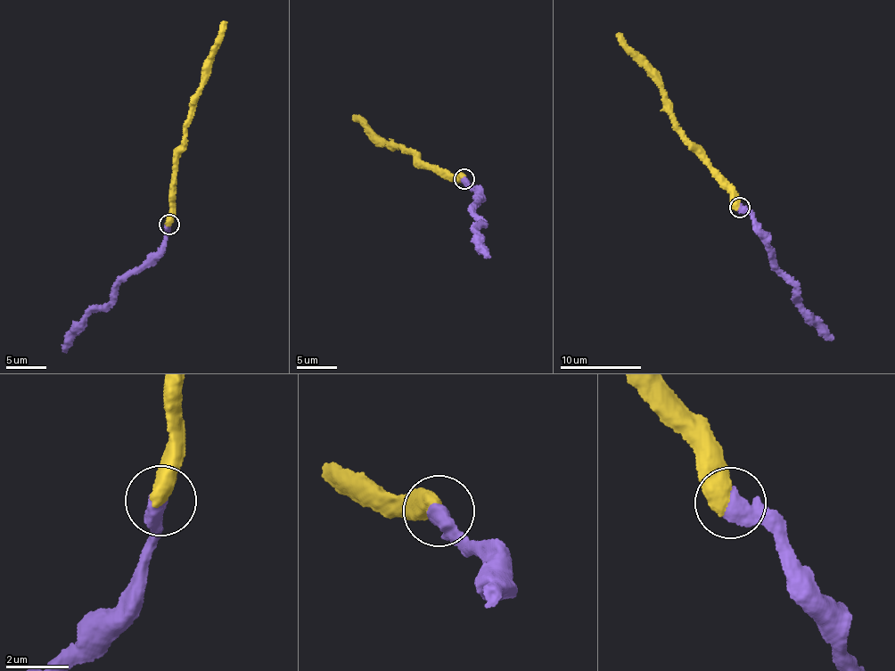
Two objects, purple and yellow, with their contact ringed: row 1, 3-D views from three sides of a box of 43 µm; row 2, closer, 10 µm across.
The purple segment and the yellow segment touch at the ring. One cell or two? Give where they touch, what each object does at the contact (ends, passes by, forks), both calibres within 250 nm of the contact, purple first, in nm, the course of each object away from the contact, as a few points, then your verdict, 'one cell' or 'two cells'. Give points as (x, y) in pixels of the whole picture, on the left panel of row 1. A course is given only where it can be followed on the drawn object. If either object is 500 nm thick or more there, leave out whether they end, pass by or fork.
place (168, 225); calibres 600 and 600 nm; course purple (168, 225), (160, 250), (120, 280), (108, 303), (86, 316), (62, 351); course yellow (168, 225), (174, 175), (192, 102), (220, 41), (224, 21); one cell

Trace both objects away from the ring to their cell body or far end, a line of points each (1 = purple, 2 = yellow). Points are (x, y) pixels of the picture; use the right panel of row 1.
1: (738, 208), (765, 233), (777, 267), (796, 287), (803, 307), (818, 318), (831, 340)
2: (738, 208), (734, 186), (685, 137), (675, 120), (671, 105), (632, 48), (617, 35)

